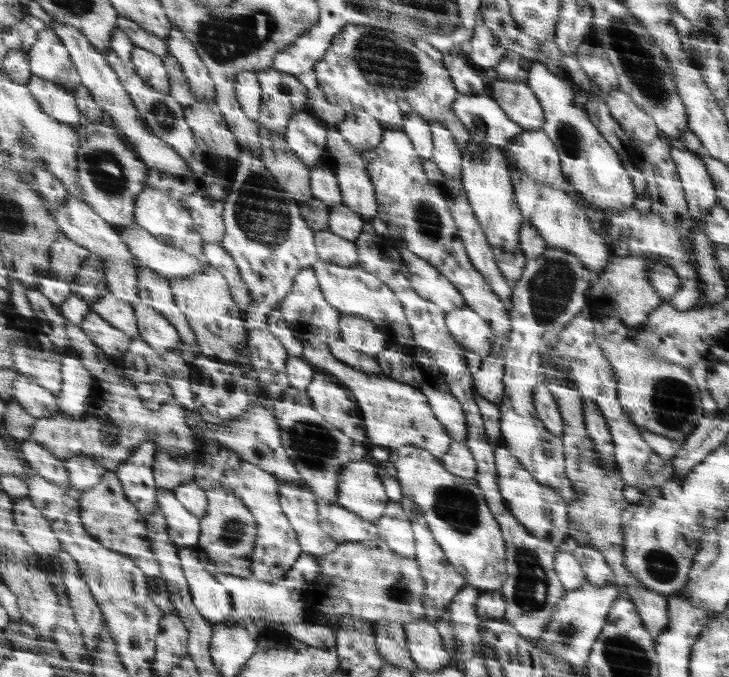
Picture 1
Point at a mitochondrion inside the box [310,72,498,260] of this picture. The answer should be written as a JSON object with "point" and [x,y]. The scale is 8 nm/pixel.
{"point":[426,217]}

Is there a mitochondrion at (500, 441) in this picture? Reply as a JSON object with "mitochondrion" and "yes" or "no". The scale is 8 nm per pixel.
{"mitochondrion":"no"}

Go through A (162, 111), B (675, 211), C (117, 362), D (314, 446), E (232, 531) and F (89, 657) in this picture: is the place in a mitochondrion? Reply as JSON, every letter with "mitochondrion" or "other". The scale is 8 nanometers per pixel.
{"A":"mitochondrion","B":"mitochondrion","C":"other","D":"mitochondrion","E":"mitochondrion","F":"other"}

